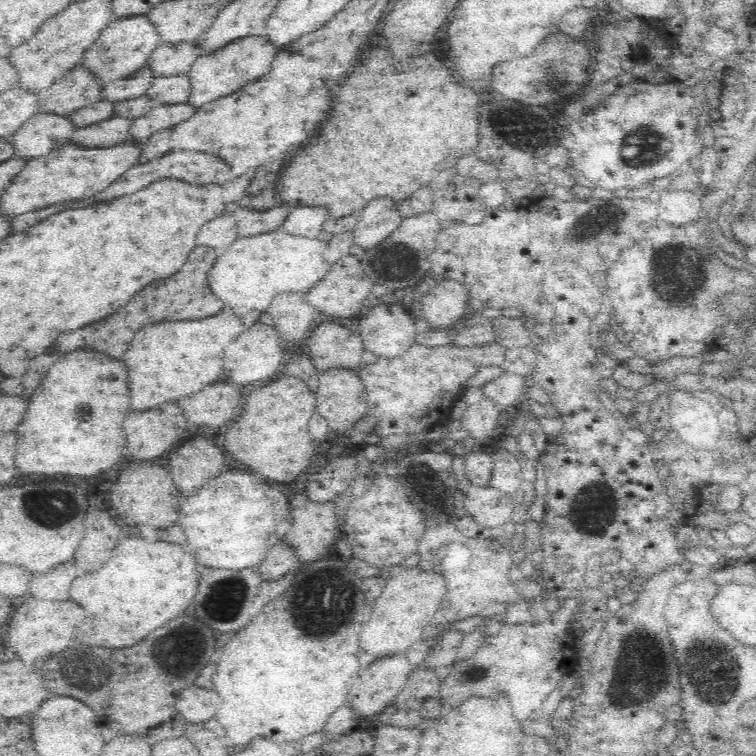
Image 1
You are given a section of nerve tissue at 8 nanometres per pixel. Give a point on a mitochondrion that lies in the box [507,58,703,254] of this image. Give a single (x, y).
(578, 231)

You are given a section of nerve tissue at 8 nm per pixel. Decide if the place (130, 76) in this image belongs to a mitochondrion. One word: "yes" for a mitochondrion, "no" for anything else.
no

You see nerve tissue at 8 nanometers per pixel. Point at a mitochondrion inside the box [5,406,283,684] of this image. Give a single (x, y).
(47, 508)

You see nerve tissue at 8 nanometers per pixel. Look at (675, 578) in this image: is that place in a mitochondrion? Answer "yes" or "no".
no

